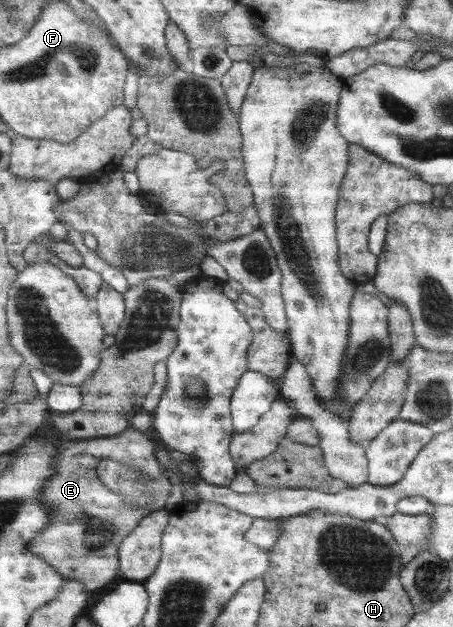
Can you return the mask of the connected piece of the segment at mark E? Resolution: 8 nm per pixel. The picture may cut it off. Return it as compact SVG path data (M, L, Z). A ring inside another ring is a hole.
M133 426L118 434L93 438L87 440L67 440L59 443L59 455L57 455L56 468L46 486L42 489L42 503L48 505L51 510L51 527L43 529L31 542L28 549L41 559L44 559L55 571L58 571L63 579L77 579L85 588L86 593L93 593L105 585L111 583L119 573L118 547L122 539L131 533L139 525L143 517L151 515L153 511L165 511L164 505L170 494L171 484L169 478L163 474L154 454L155 445L147 436ZM102 458L114 460L115 463L133 466L148 483L148 488L154 493L152 501L146 505L134 505L130 499L126 499L122 493L109 489L101 483L96 474L95 465Z

